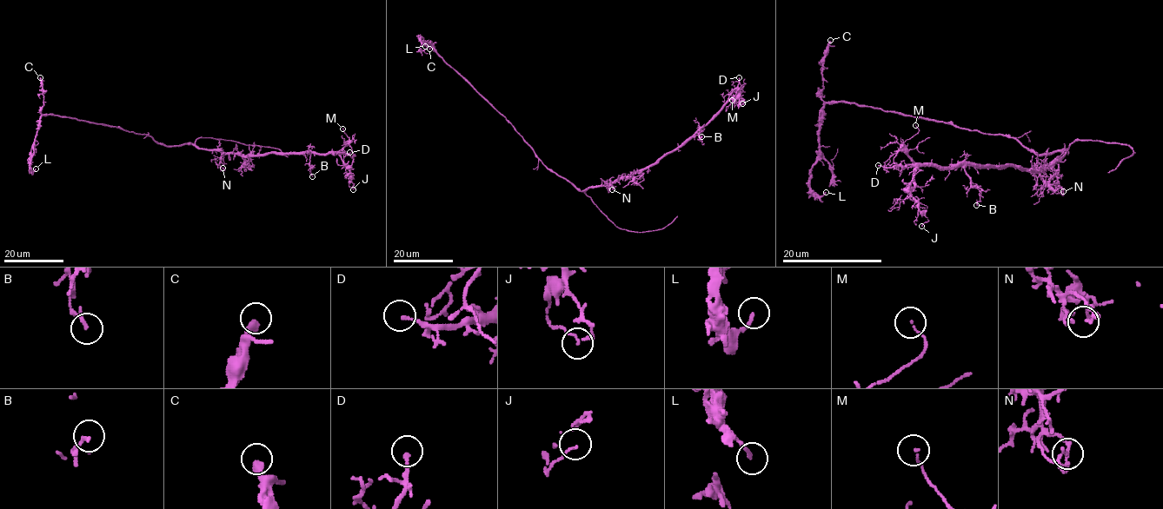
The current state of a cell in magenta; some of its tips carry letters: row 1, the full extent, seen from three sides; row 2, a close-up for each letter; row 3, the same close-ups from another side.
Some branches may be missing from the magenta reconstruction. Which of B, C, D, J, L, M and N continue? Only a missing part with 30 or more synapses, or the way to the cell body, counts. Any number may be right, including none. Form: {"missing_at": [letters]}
{"missing_at": []}

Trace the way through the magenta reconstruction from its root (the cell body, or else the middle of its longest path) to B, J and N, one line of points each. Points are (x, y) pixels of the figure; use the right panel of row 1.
B: (1040, 154), (1066, 152), (1052, 165), (1039, 169), (967, 165), (965, 174), (980, 192), (976, 205)
J: (1040, 154), (1066, 152), (1039, 169), (920, 166), (911, 195), (927, 218), (921, 226)
N: (1040, 154), (1066, 152), (1054, 165), (1057, 189), (1063, 191)

